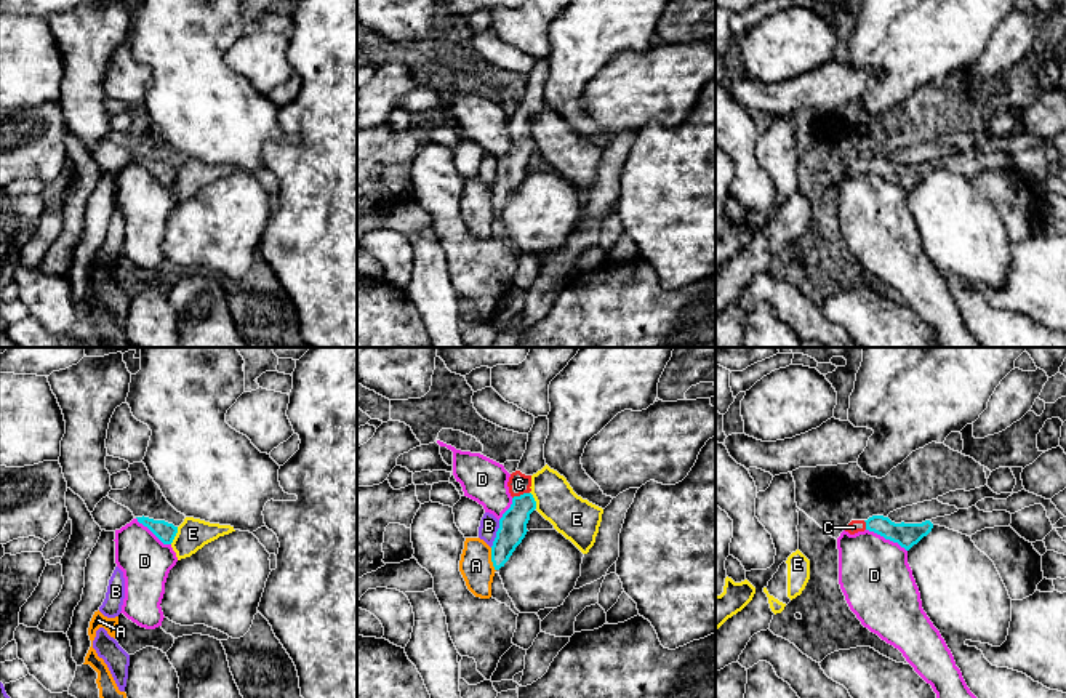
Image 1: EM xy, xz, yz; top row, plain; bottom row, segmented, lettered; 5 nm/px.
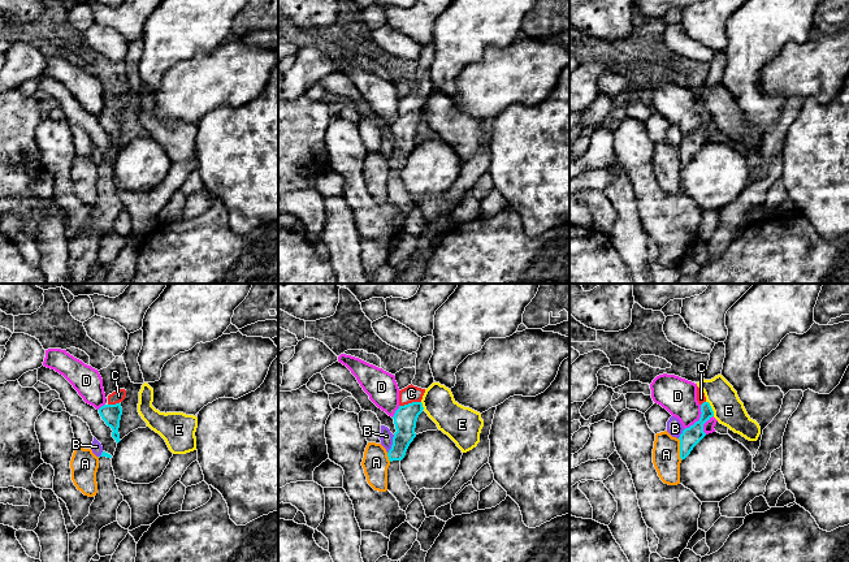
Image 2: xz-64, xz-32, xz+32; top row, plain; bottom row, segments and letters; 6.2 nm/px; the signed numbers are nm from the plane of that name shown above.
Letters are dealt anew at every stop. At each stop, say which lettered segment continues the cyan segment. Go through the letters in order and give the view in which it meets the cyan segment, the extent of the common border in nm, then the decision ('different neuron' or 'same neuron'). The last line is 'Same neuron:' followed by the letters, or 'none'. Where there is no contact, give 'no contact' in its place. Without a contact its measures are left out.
A: meets cyan in xz; contact 120 nm long; different neuron
B: meets cyan in xz; contact 140 nm long; different neuron
C: meets cyan in xz; contact 90 nm long; same neuron
D: meets cyan in yz; contact 240 nm long; different neuron
E: meets cyan in xy; contact 100 nm long; different neuron
Same neuron: C

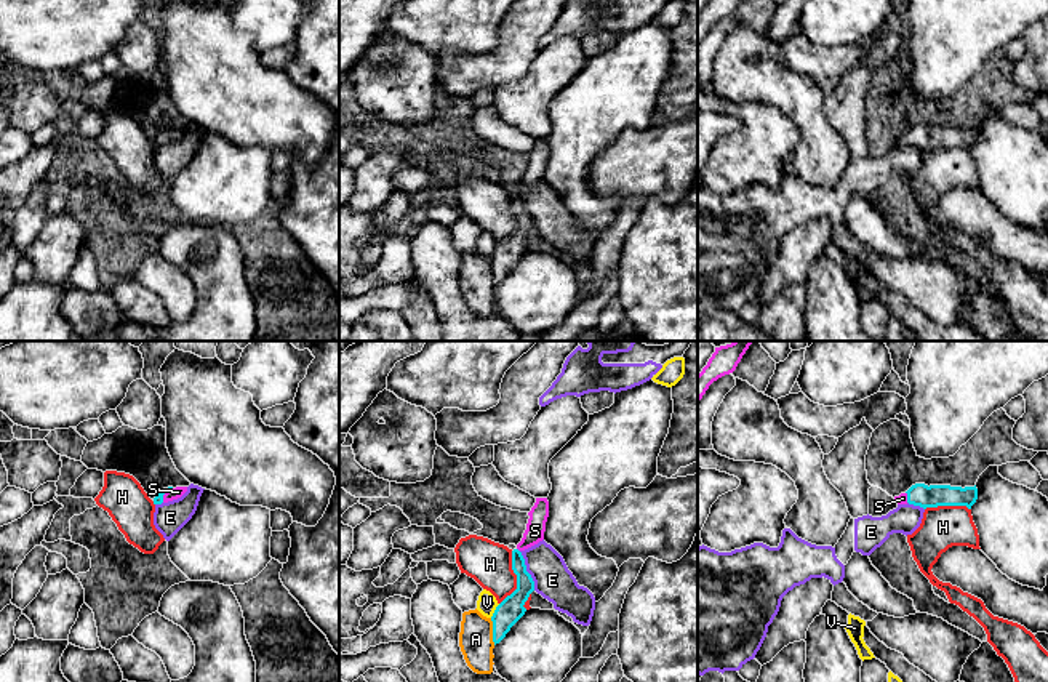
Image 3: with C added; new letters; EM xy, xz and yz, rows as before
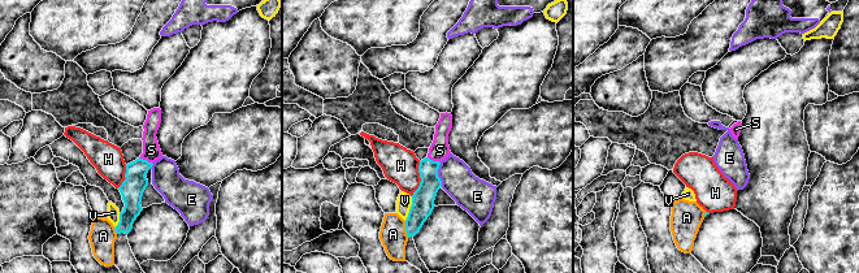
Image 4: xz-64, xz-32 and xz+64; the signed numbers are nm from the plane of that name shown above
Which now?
A: meets cyan in xz; contact 140 nm long; different neuron
E: meets cyan in xz; contact 220 nm long; different neuron
H: meets cyan in xz; contact 280 nm long; different neuron
S: meets cyan in xy; contact 90 nm long; same neuron
V: meets cyan in xz; contact 90 nm long; different neuron
Same neuron: S

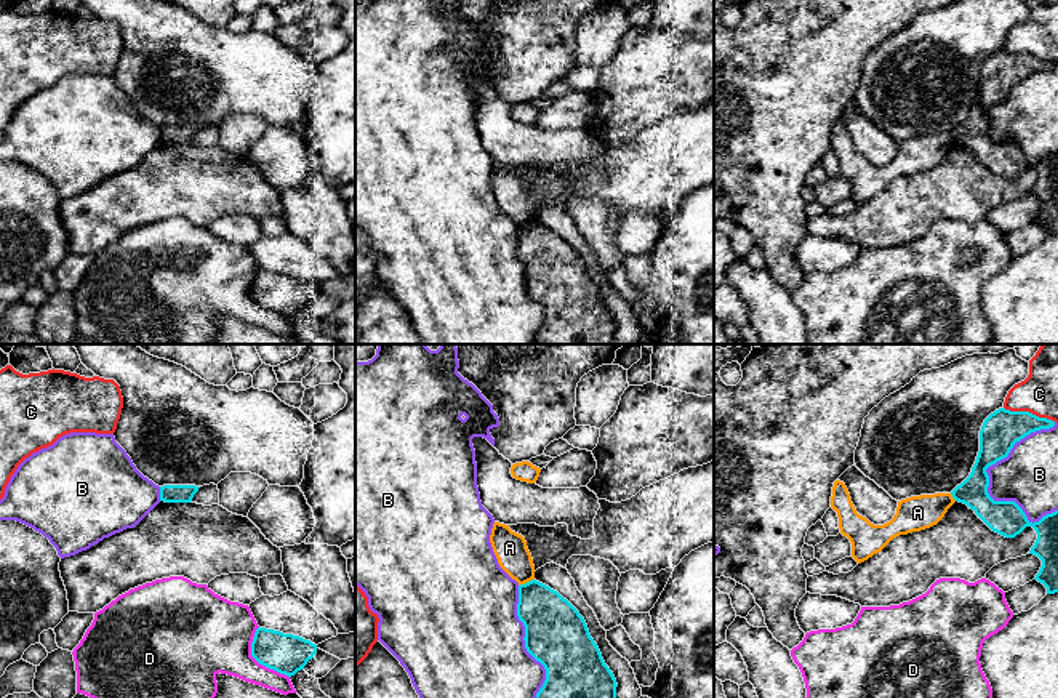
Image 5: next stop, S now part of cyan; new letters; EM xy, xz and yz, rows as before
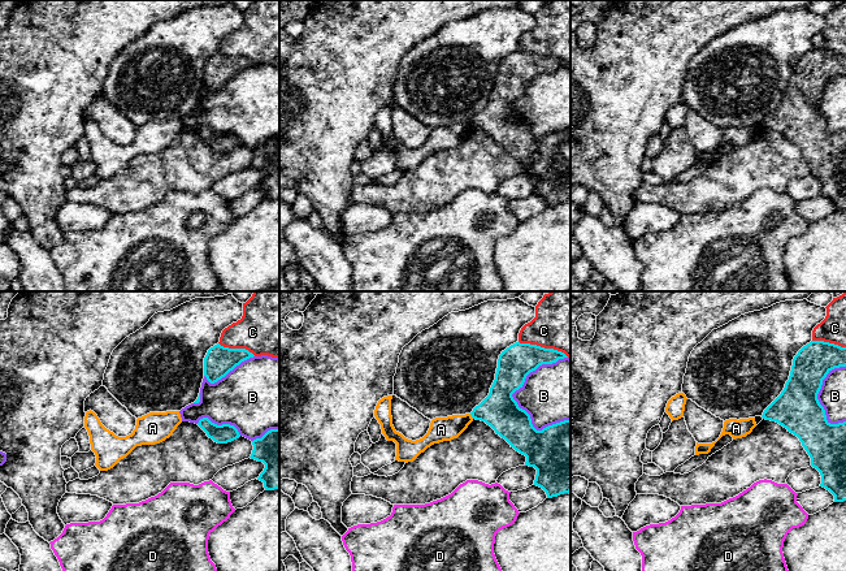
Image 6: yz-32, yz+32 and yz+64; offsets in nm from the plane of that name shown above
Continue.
A: meets cyan in xz; contact 90 nm long; different neuron
B: meets cyan in yz; contact 500 nm long; different neuron
C: meets cyan in yz; contact 280 nm long; different neuron
D: meets cyan in xy; contact 300 nm long; different neuron
Same neuron: none

